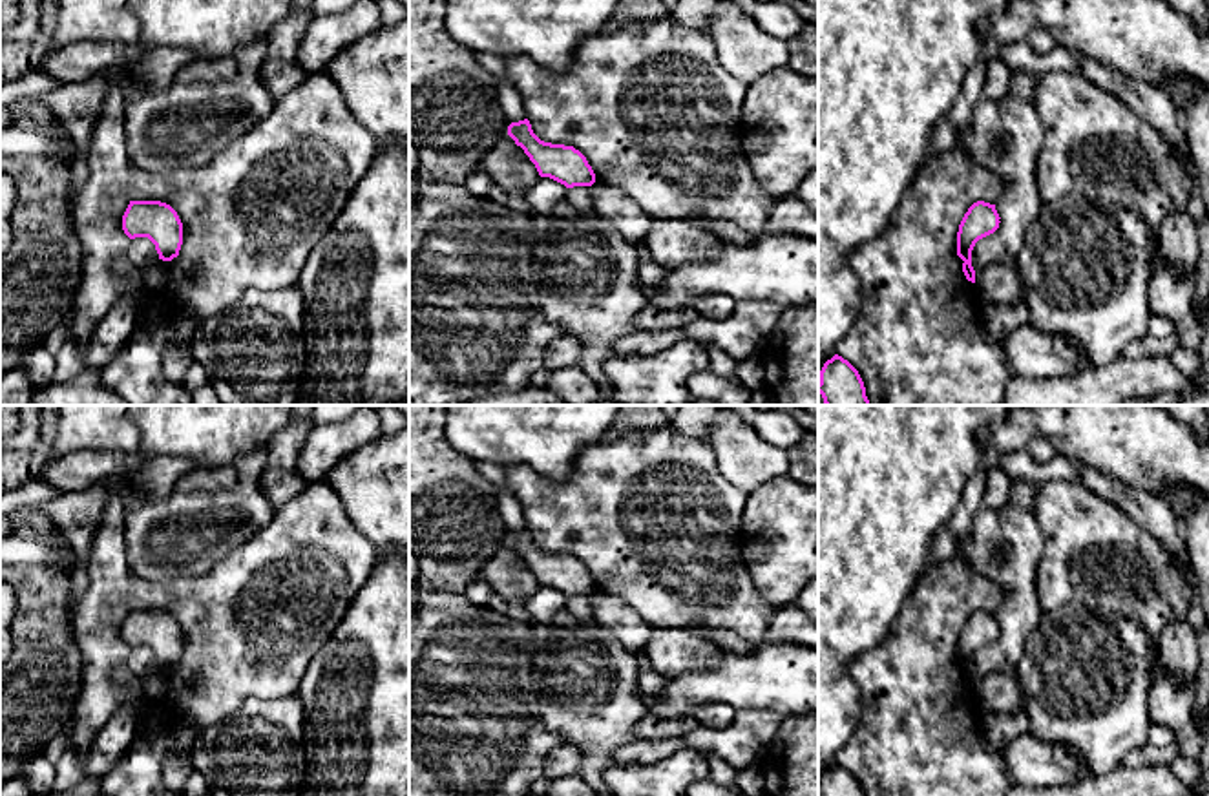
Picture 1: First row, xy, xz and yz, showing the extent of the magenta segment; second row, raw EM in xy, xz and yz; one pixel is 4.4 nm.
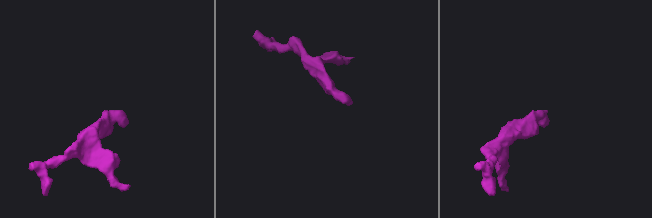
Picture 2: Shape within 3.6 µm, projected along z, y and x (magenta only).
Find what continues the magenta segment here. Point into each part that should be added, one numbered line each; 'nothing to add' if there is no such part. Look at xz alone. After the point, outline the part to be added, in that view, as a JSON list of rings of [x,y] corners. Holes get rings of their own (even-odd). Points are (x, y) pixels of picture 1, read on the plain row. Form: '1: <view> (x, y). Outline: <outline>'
nothing to add

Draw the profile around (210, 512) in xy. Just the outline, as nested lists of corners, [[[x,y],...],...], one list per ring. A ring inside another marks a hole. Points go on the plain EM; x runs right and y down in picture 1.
[[[258,447],[228,466],[192,469],[168,498],[152,504],[113,475],[84,491],[62,491],[16,511],[44,513],[77,553],[80,573],[89,562],[106,502],[119,495],[126,506],[124,544],[131,575],[153,582],[203,577],[274,518],[276,509],[261,486],[267,462],[267,447]]]

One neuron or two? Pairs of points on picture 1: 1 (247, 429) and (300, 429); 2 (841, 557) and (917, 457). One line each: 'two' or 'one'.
1: two
2: one

